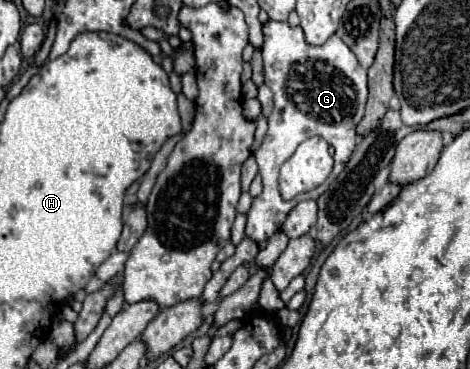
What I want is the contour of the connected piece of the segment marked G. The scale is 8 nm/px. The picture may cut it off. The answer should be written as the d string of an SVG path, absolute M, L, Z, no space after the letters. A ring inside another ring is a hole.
M275 20L263 24L263 36L265 84L273 92L273 112L269 114L267 136L253 154L263 178L263 192L253 200L253 206L247 212L245 234L255 242L265 242L271 238L281 228L281 222L297 202L305 198L317 200L333 182L333 178L337 178L355 150L355 128L363 118L367 102L367 70L359 66L355 54L341 42L341 38L331 36L323 46L313 46L305 40L301 26L291 28L287 22ZM309 136L323 136L335 148L335 168L327 182L317 190L299 194L293 200L283 200L279 194L279 168L289 158L289 154L293 154L295 148Z

